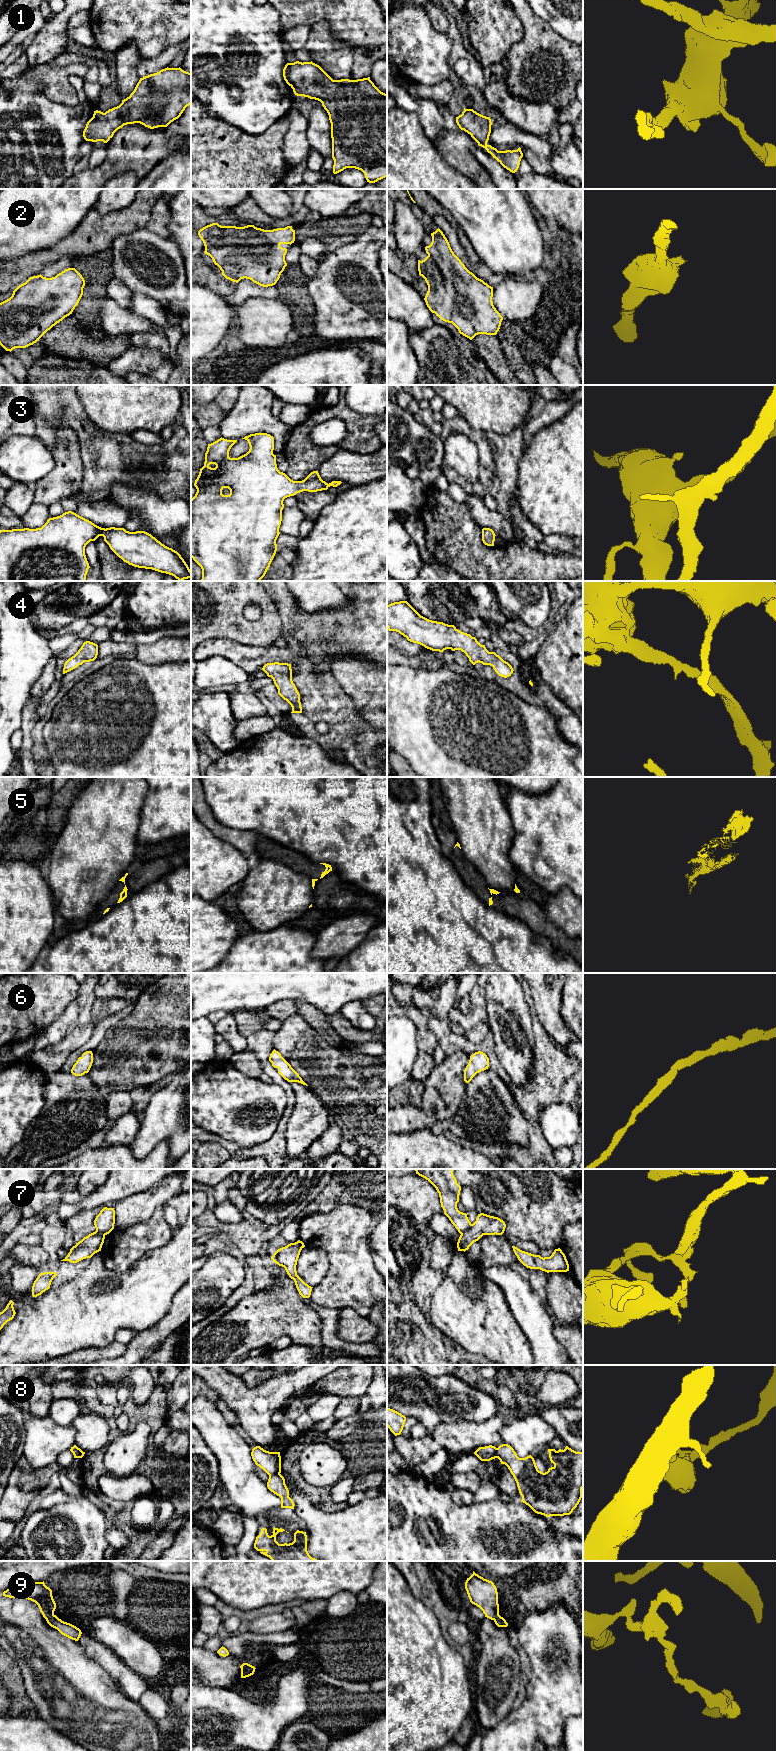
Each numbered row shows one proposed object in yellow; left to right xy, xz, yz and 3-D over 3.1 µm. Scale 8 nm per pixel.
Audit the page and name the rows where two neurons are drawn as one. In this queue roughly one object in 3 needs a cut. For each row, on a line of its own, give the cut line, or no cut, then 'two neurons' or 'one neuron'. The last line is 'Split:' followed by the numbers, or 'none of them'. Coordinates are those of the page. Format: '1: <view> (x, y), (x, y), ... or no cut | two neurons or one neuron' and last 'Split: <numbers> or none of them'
1: no cut | one neuron
2: no cut | one neuron
3: no cut | one neuron
4: no cut | one neuron
5: xy (123, 877), (119, 880) | two neurons
6: no cut | one neuron
7: yz (472, 1224), (461, 1234) | two neurons
8: xz (279, 1473), (273, 1473), (269, 1476) | two neurons
9: xy (53, 1614), (46, 1619) | two neurons
Split: 5, 7, 8, 9

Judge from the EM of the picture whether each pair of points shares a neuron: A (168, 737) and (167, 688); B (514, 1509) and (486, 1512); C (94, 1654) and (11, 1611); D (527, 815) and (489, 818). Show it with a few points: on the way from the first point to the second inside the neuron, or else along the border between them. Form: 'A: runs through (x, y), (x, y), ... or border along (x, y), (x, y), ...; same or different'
A: runs through (171, 725), (171, 700); same
B: runs through (507, 1512), (493, 1512); same
C: border along (78, 1640), (85, 1653), (101, 1666); different
D: border along (504, 802), (511, 821), (513, 839); different

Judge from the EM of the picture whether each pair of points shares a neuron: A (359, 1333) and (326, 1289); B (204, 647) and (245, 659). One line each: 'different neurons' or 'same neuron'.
A: different neurons
B: same neuron

